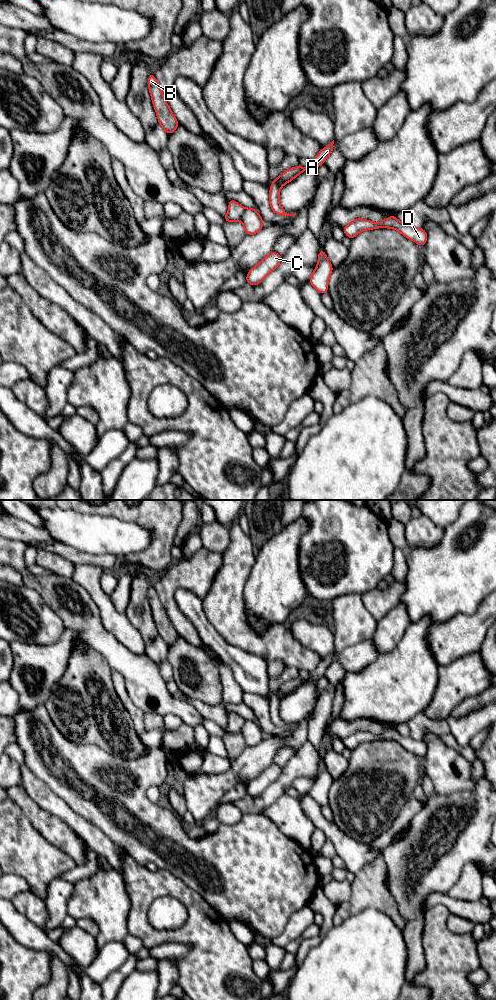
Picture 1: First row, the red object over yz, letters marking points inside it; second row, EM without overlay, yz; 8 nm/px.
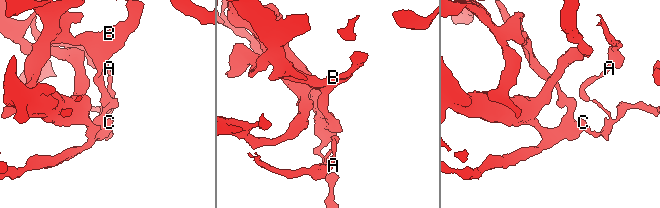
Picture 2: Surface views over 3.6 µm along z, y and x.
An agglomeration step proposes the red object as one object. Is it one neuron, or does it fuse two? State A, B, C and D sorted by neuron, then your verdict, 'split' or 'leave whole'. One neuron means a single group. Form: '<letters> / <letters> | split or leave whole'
A C D / B | split

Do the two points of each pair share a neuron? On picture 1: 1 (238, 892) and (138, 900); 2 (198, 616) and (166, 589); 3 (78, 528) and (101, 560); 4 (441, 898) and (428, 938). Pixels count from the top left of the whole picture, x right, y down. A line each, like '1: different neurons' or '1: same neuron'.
1: different neurons
2: different neurons
3: different neurons
4: different neurons

